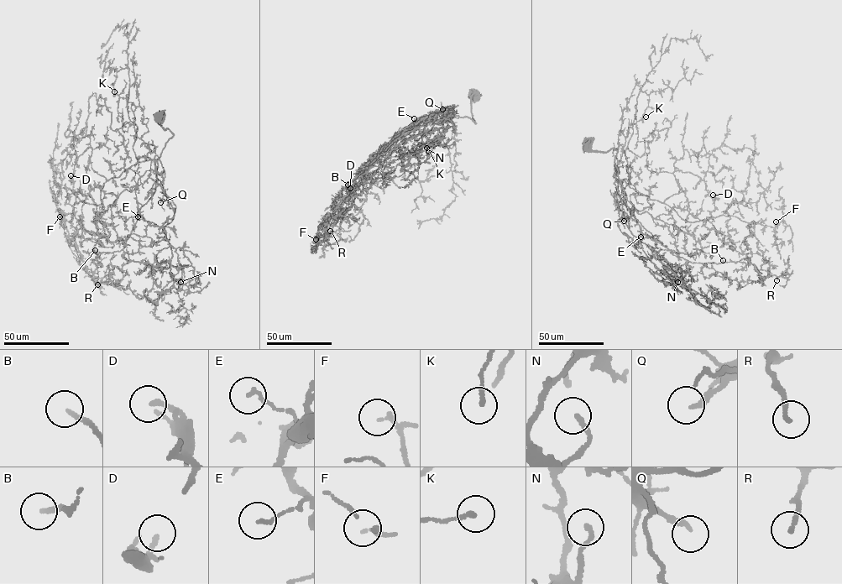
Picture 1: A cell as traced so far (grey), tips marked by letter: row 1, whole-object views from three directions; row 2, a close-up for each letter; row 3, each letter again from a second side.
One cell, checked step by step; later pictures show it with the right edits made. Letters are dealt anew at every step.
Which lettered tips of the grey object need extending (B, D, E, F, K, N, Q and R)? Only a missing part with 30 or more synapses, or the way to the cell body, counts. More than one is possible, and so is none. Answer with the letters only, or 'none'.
B, R

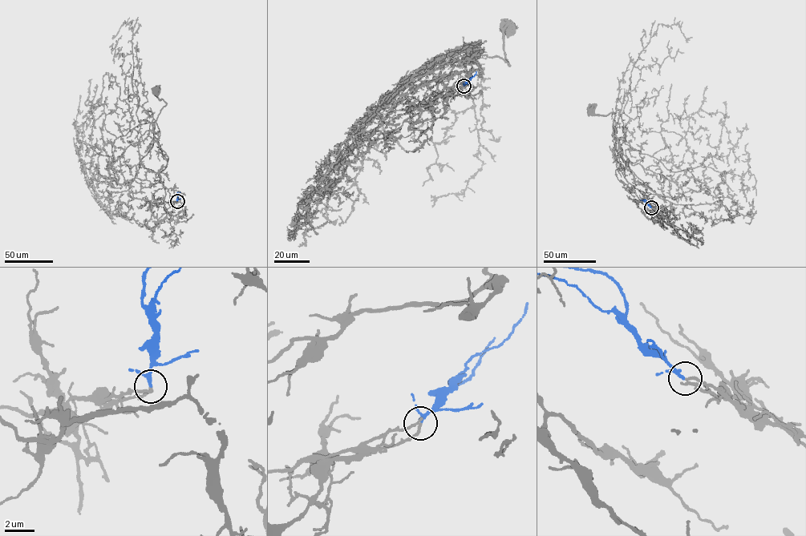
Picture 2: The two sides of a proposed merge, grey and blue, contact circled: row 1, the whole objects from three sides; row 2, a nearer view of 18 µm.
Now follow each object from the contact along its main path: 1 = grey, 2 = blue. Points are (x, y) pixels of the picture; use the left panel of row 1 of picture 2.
1: (177, 201), (164, 201), (166, 216), (158, 176), (168, 158), (154, 134), (166, 104), (155, 89)
2: (177, 201), (180, 191)

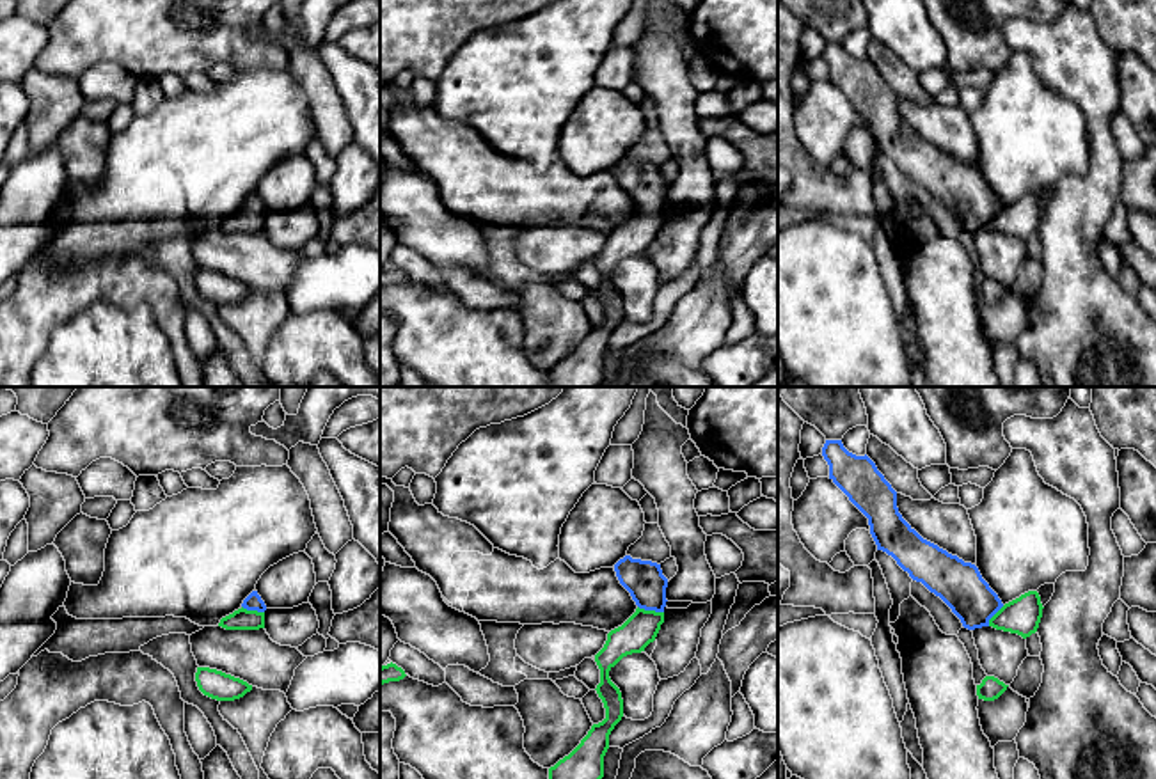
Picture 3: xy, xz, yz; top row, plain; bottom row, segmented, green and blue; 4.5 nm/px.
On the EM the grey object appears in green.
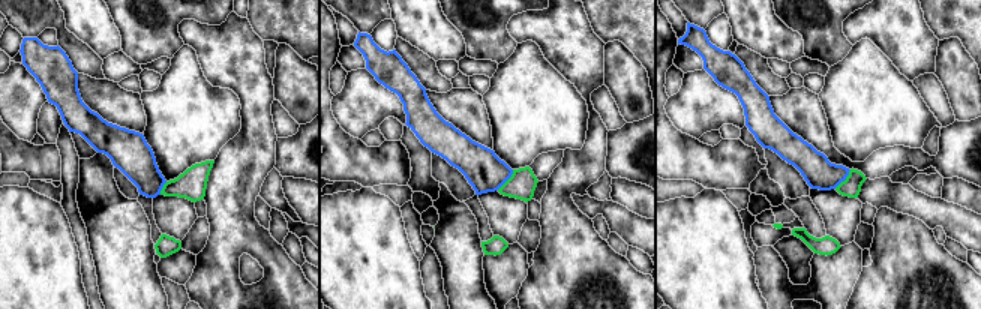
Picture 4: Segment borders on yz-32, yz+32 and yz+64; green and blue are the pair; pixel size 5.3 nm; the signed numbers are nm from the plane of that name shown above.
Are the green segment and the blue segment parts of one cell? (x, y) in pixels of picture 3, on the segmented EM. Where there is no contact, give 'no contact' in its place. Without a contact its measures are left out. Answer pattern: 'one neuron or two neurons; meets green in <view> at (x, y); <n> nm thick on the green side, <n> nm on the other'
one neuron; meets green in xz at (650, 611); 150 nm thick on the green side, 180 nm on the other

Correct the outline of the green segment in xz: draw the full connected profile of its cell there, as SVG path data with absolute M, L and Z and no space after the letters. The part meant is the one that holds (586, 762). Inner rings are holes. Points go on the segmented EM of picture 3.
M625 555L614 564L614 571L637 609L622 626L607 633L604 648L595 655L600 669L600 683L595 690L604 703L606 719L593 724L572 752L549 768L549 779L604 777L609 735L623 717L622 692L611 681L609 671L623 657L645 651L664 623L668 578L662 575L661 564Z

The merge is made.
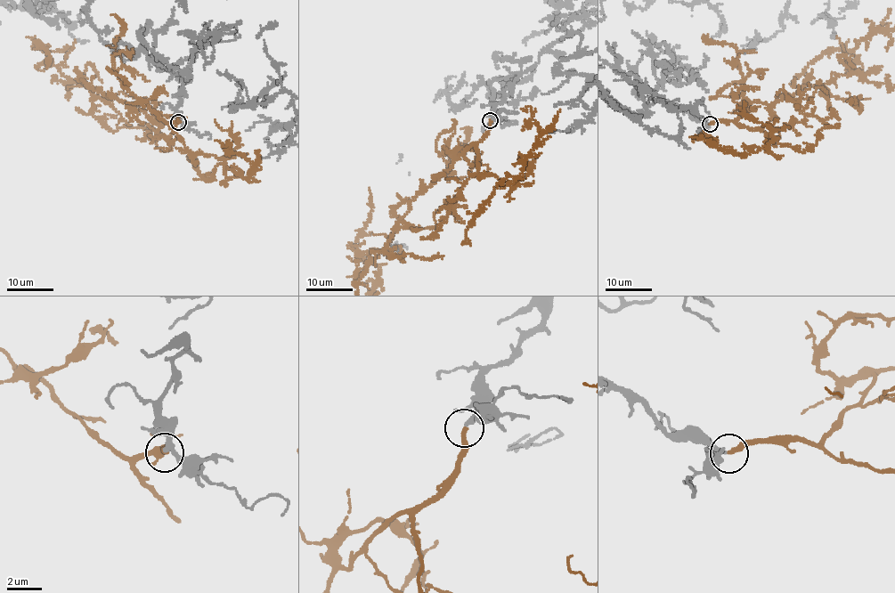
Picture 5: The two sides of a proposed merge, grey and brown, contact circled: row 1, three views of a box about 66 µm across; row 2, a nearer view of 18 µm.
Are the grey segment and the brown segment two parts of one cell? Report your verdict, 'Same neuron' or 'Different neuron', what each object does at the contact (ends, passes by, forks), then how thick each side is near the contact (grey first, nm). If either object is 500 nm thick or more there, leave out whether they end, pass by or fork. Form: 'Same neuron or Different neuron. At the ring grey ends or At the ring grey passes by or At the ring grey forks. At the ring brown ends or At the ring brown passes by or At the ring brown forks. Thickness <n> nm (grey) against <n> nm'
Same neuron. At the ring grey passes by. At the ring brown ends. Thickness 190 nm (grey) against 280 nm

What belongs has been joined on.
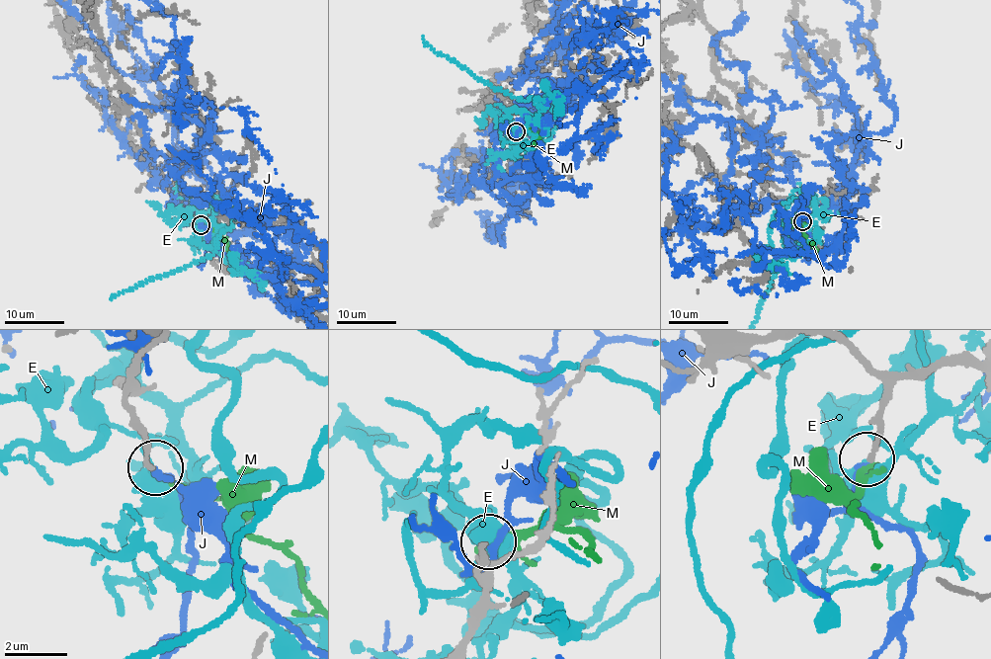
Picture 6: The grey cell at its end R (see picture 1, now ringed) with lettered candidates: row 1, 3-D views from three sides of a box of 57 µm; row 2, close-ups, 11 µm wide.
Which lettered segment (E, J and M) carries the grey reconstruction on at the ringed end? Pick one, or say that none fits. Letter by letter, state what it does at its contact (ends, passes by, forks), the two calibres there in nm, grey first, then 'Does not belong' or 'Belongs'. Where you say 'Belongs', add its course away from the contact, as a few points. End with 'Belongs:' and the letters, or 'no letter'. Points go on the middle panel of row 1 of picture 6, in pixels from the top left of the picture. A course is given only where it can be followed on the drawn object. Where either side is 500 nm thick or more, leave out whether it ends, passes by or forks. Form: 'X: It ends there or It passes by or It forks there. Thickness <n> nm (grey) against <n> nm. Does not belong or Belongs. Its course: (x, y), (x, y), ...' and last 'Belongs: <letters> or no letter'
E: It passes by. Thickness 180 nm (grey) against 400 nm. Does not belong
J: It ends there. Thickness 180 nm (grey) against 130 nm. Does not belong
M: It ends there. Thickness 180 nm (grey) against 260 nm. Does not belong
Belongs: no letter

